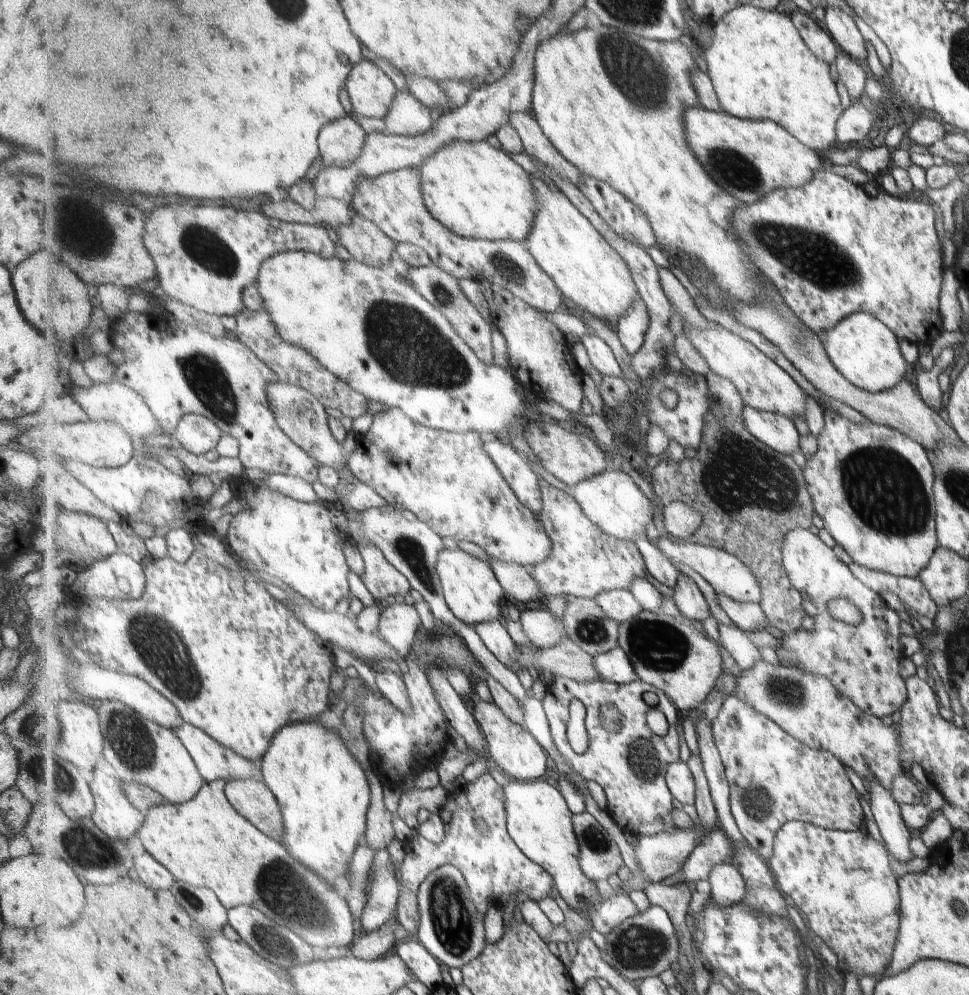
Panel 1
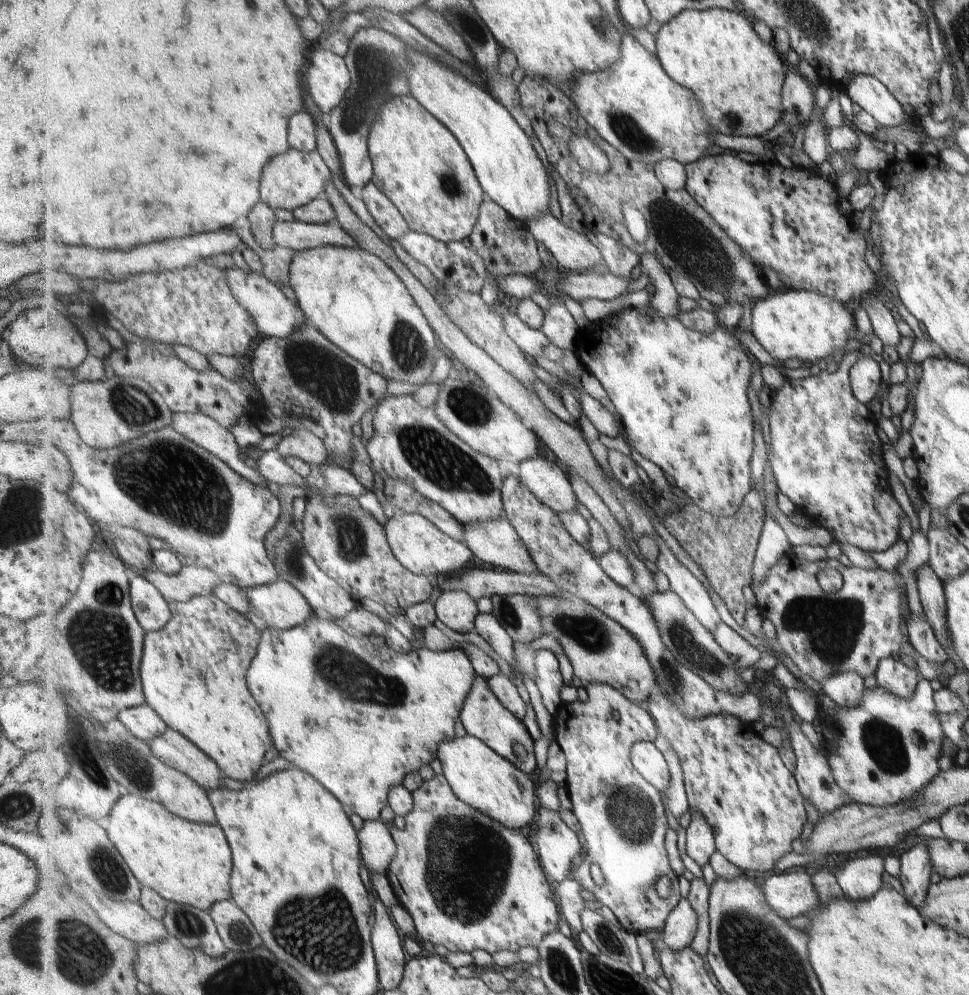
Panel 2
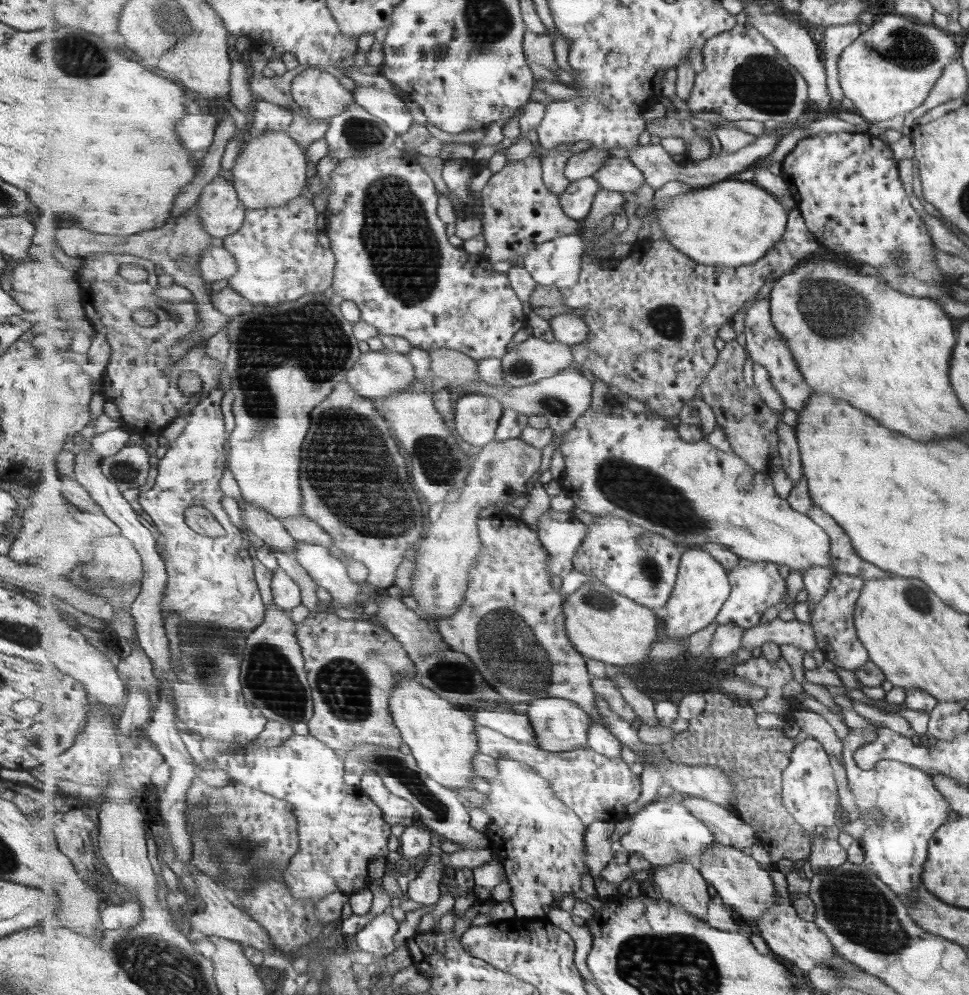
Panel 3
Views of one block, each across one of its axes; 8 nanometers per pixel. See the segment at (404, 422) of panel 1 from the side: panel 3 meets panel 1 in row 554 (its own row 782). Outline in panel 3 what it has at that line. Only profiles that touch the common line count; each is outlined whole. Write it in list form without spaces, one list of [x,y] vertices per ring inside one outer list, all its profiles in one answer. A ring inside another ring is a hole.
[[[497,758],[500,776],[487,780],[491,791],[482,806],[477,806],[489,816],[485,833],[491,839],[491,848],[503,859],[506,878],[511,886],[510,901],[516,908],[517,917],[544,917],[545,906],[563,900],[565,894],[581,890],[581,880],[589,874],[586,863],[586,832],[589,825],[555,794],[551,783],[531,766],[513,758]]]

